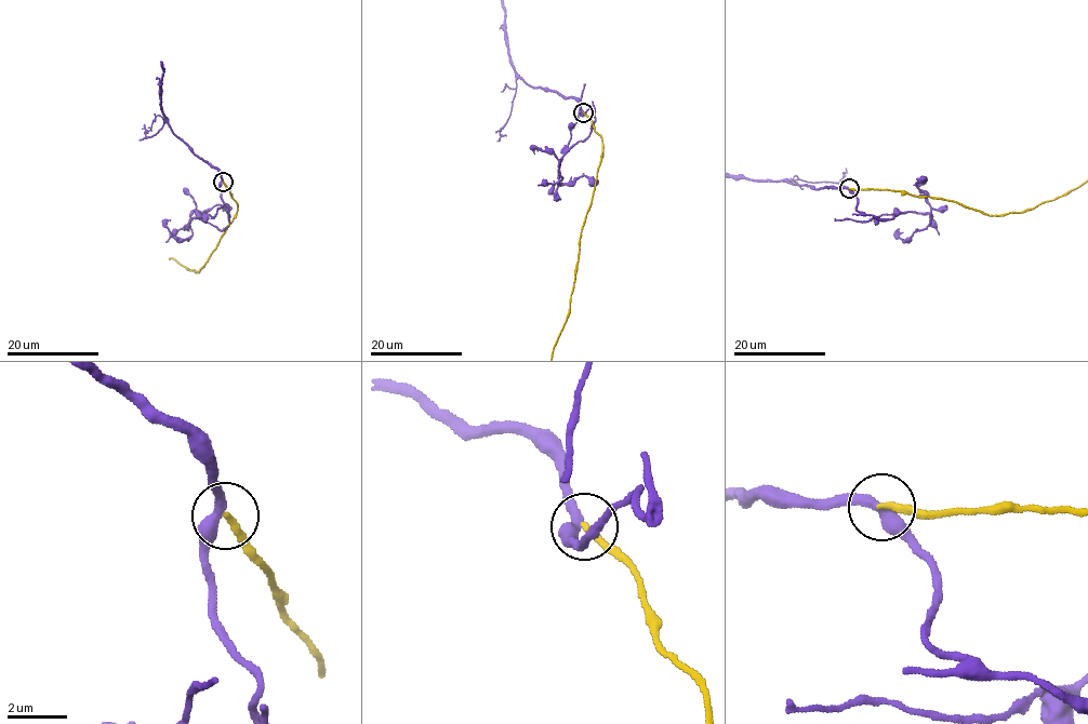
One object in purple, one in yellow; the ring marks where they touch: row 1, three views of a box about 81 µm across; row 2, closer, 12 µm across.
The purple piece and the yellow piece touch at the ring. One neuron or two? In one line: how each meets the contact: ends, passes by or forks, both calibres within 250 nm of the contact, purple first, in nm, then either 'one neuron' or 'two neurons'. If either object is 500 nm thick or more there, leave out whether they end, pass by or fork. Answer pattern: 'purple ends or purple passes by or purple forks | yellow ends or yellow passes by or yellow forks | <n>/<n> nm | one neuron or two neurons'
purple passes by | yellow ends | 400/240 nm | two neurons

